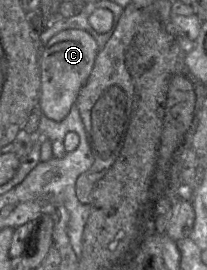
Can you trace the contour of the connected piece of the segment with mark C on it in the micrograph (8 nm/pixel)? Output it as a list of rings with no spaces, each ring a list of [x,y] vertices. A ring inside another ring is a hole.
[[[81,29],[62,30],[43,46],[38,105],[43,115],[57,122],[68,115],[93,69],[97,53],[98,45],[95,39],[87,31]]]

